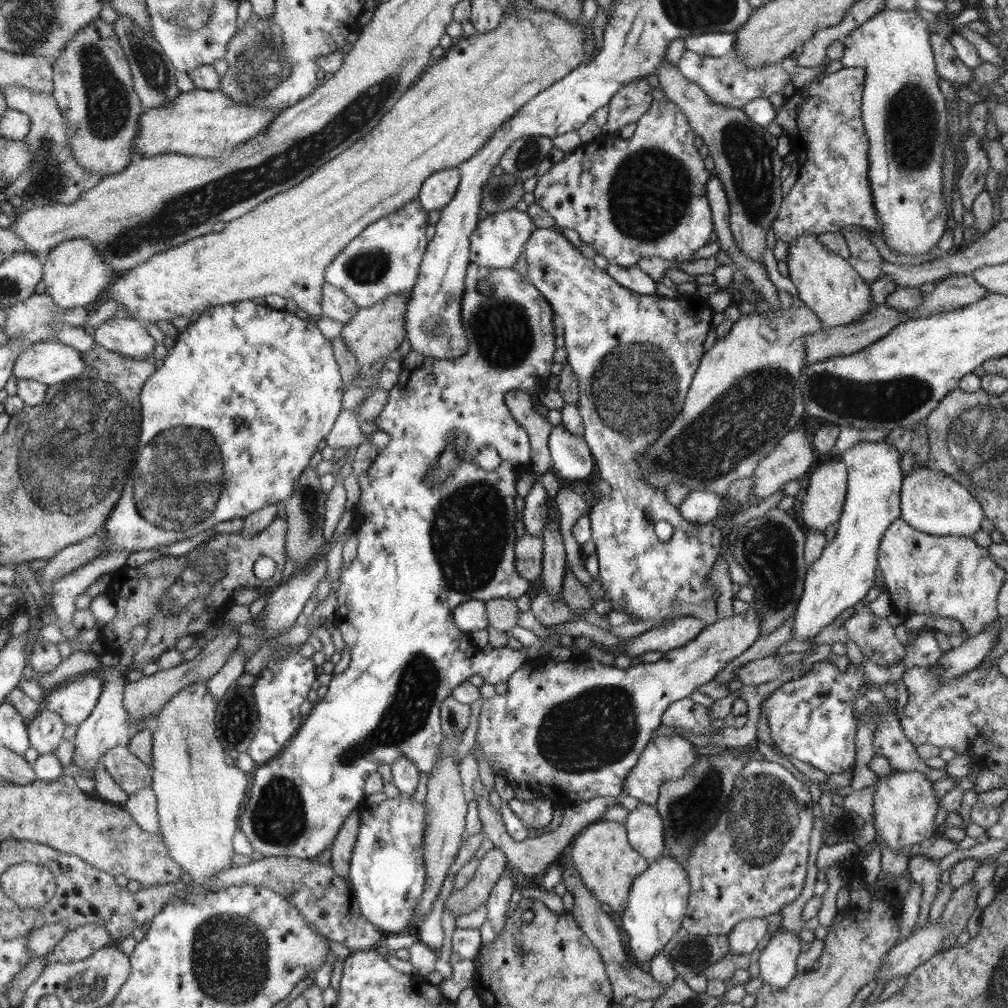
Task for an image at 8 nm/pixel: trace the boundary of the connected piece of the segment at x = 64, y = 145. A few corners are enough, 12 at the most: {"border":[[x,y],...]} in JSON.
{"border":[[1,89],[27,114],[31,167],[8,190],[36,207],[74,204],[101,178],[74,159],[52,94]]}

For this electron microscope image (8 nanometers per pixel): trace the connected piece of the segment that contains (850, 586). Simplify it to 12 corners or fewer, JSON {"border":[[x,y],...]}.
{"border":[[841,454],[846,504],[806,569],[792,638],[812,641],[874,587],[900,519],[901,454]]}

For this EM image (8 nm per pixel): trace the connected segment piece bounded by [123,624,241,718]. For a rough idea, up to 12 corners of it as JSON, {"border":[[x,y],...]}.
{"border":[[224,624],[194,659],[125,683],[129,718],[157,715],[182,687],[206,683],[239,647]]}

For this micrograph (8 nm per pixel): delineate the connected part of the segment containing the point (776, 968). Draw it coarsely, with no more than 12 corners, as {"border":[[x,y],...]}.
{"border":[[773,936],[758,958],[762,981],[786,989],[797,974],[799,936]]}

